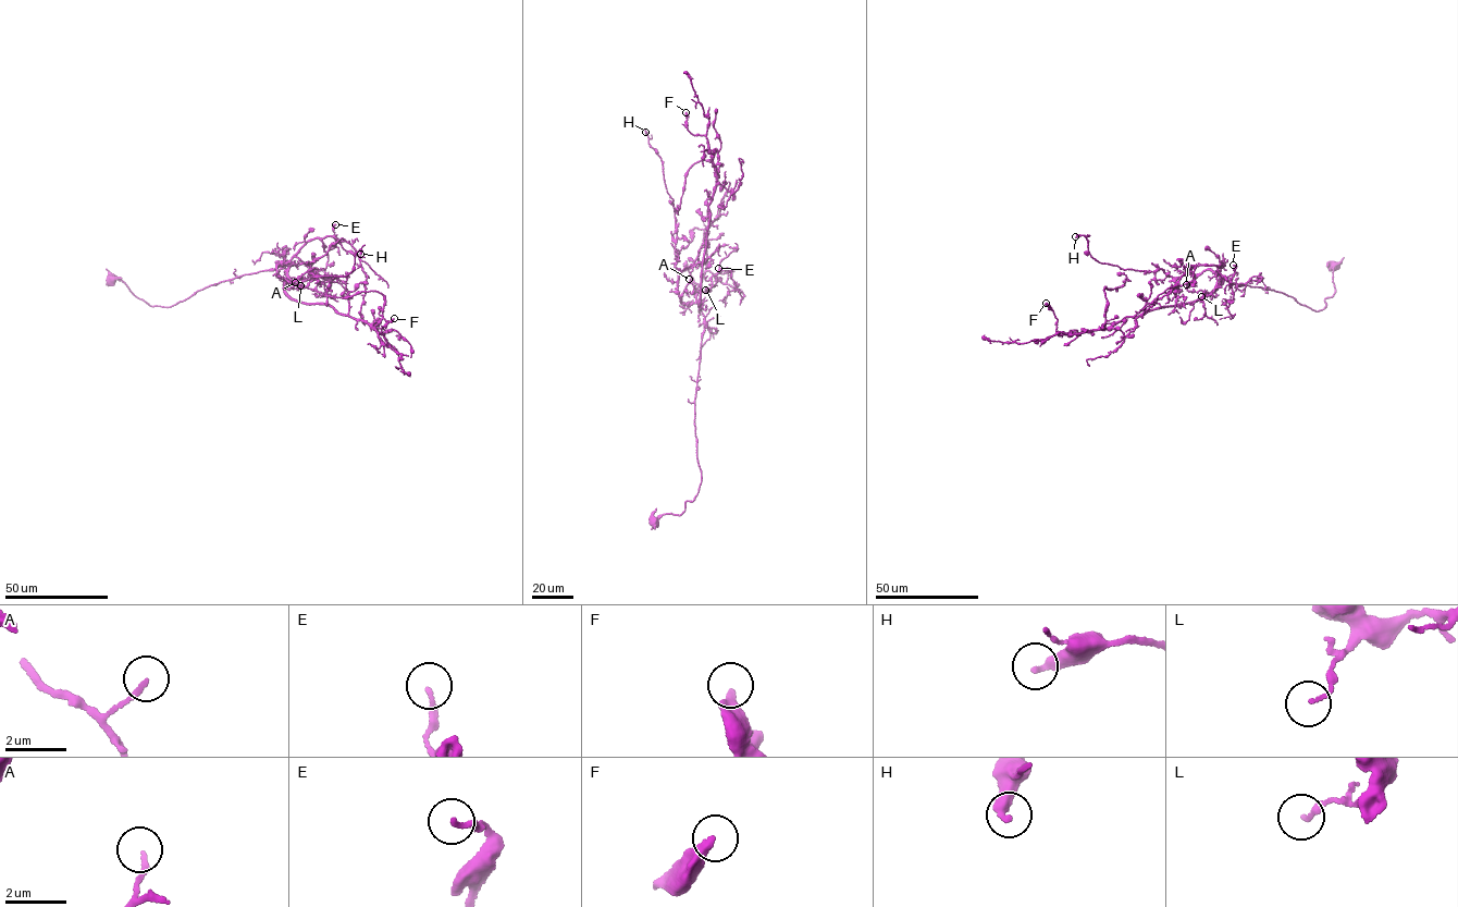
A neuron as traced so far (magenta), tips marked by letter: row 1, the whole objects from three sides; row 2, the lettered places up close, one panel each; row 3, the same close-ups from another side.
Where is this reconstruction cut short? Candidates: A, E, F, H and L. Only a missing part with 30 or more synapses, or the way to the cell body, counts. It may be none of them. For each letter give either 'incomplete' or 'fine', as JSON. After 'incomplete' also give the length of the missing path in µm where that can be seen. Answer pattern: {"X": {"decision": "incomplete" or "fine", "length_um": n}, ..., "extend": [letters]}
{"A": {"decision": "fine"}, "E": {"decision": "fine"}, "F": {"decision": "fine"}, "H": {"decision": "fine"}, "L": {"decision": "fine"}, "extend": []}

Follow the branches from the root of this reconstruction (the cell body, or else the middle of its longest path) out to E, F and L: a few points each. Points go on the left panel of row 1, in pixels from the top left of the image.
E: (110, 280), (150, 306), (171, 307), (210, 285), (285, 266), (314, 238), (332, 248), (335, 224)
F: (110, 280), (167, 307), (288, 262), (284, 289), (298, 302), (363, 321), (388, 346), (381, 330), (394, 318)
L: (110, 280), (121, 280), (150, 306), (167, 307), (210, 285), (285, 266), (295, 256), (320, 274), (300, 285)

